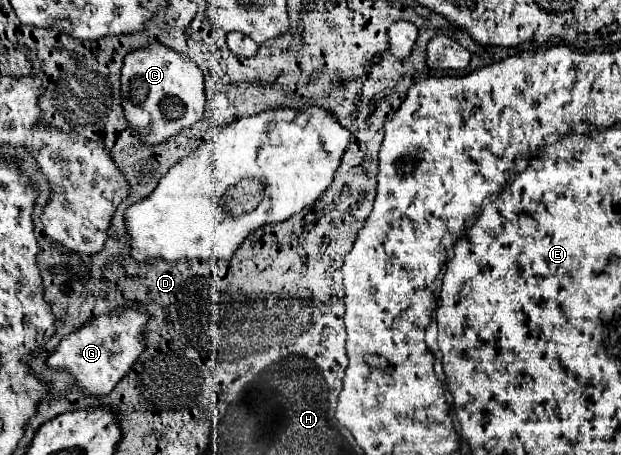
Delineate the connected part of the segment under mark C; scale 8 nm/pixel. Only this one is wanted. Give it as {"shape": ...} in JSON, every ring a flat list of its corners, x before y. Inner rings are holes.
{"shape":[[162,43,134,49,124,57,122,107,130,127,138,131,142,143,162,143,200,121,204,117,204,101,202,71,190,57,184,57]]}

